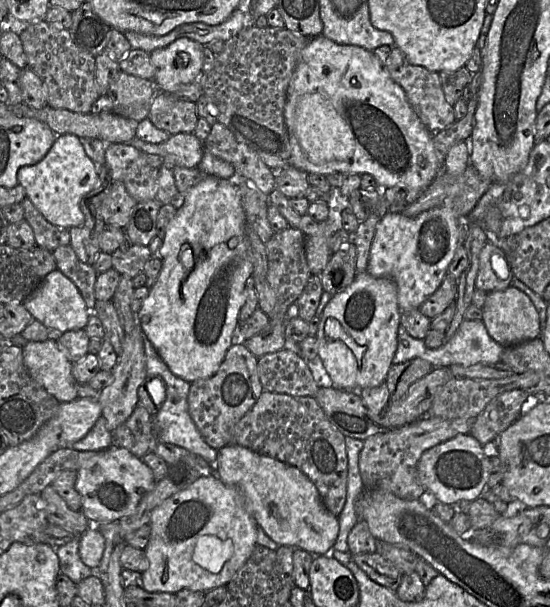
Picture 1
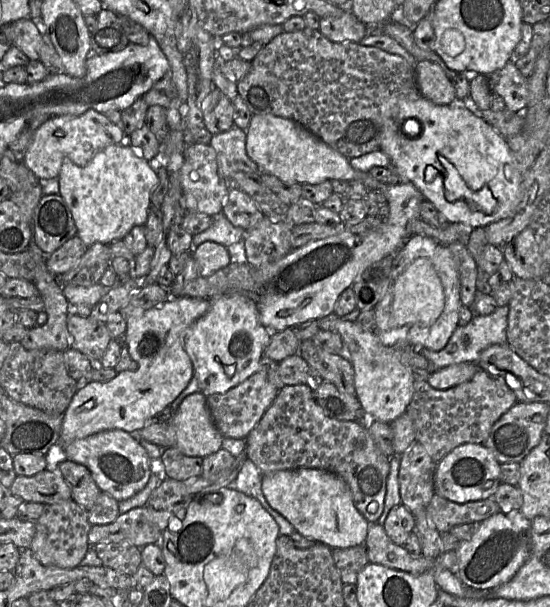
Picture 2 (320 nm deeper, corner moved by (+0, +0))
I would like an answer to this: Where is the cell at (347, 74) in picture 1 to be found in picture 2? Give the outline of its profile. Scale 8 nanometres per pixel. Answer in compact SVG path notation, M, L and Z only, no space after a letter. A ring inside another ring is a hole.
M417 96L415 99L401 100L398 103L398 115L396 116L396 123L402 123L401 127L399 129L388 129L384 133L379 151L385 153L391 159L391 169L399 174L402 183L412 183L422 193L425 201L432 203L445 216L448 224L459 223L471 228L485 228L491 223L507 218L516 209L522 199L522 182L524 176L519 169L519 164L510 151L507 139L487 121L475 115L470 109L473 109L473 106L466 107L464 104L437 105L423 96ZM408 119L414 119L419 122L421 130L418 136L410 137L402 131L402 126L404 126L404 123Z

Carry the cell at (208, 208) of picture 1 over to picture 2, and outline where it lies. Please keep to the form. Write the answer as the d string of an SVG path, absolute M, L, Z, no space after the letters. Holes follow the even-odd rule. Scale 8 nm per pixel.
M235 293L210 298L209 309L193 323L185 339L201 392L206 396L224 393L255 373L271 335L261 323L256 303L248 296Z

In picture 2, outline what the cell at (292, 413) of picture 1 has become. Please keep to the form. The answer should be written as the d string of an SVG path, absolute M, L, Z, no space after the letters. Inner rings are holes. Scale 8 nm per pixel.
M311 383L281 387L271 406L244 439L247 459L263 473L299 468L333 472L347 483L354 506L368 523L377 523L383 513L389 458L381 453L359 422L326 416L315 400Z

